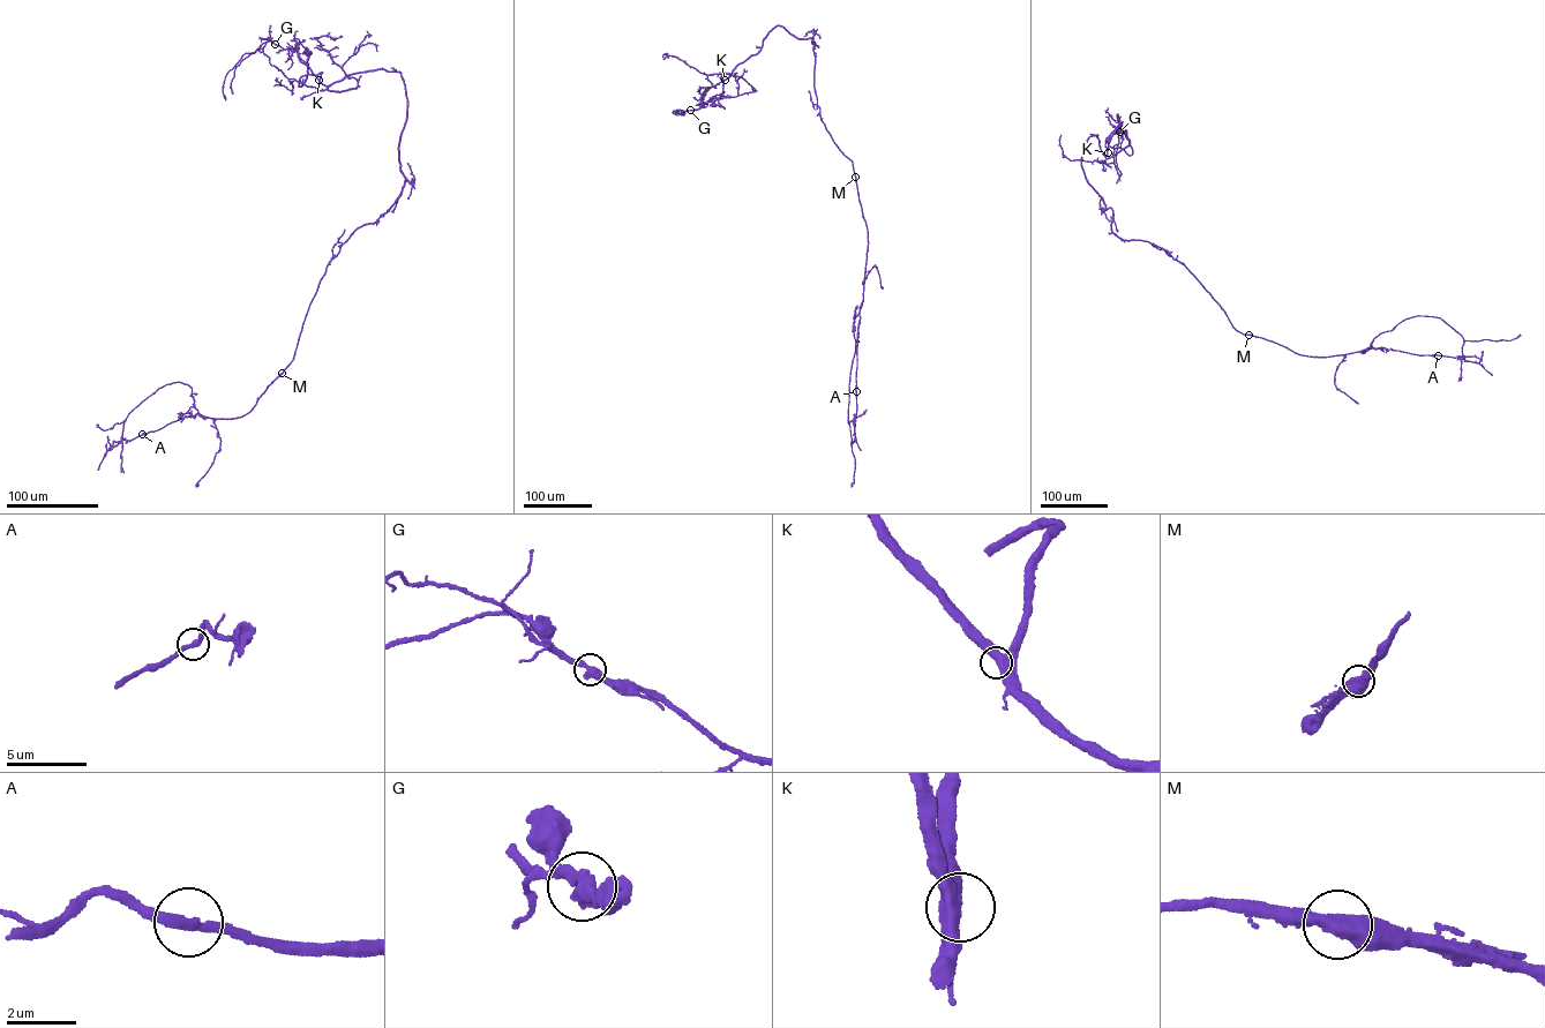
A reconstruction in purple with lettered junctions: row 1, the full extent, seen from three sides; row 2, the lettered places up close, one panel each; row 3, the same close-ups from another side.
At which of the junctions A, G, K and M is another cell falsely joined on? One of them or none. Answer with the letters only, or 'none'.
none

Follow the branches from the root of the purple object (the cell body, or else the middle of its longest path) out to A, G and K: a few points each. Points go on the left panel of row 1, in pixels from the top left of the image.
A: (308, 53), (299, 87), (399, 72), (409, 181), (329, 262), (250, 411), (142, 434)
G: (308, 53), (305, 81), (299, 87), (301, 76), (322, 72), (319, 80), (300, 61), (294, 49), (275, 44)
K: (308, 53), (305, 81), (299, 87), (304, 75), (322, 72), (319, 80)

